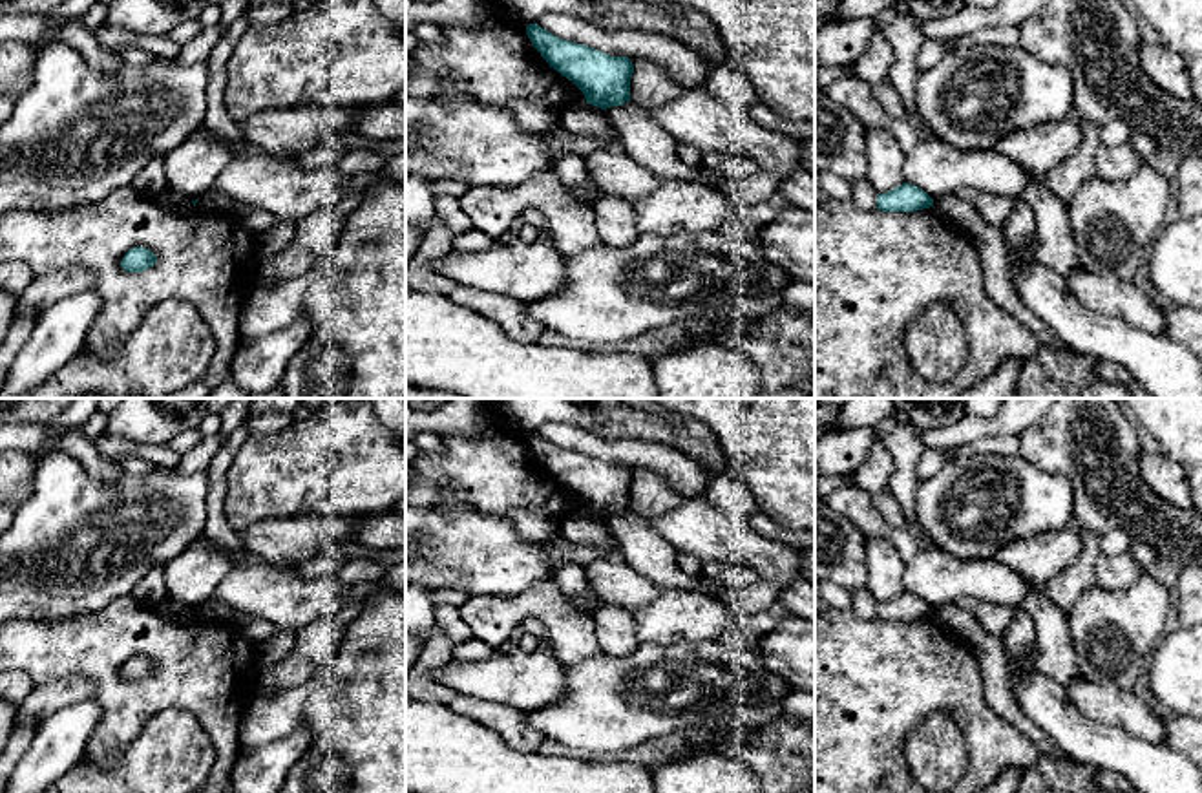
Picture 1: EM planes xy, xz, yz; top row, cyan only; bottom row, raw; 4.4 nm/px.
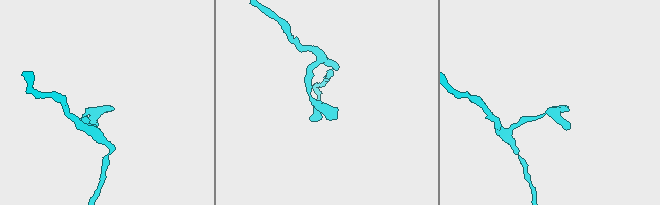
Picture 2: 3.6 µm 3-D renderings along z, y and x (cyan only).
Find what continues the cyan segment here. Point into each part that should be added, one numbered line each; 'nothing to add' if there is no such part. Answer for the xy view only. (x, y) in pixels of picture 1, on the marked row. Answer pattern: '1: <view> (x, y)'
nothing to add

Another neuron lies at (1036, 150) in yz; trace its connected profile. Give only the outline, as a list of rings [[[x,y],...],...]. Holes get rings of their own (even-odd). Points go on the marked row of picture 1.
[[[1080,117],[1034,124],[1007,133],[994,144],[994,152],[1008,157],[1027,175],[1043,179],[1065,161],[1081,143]]]

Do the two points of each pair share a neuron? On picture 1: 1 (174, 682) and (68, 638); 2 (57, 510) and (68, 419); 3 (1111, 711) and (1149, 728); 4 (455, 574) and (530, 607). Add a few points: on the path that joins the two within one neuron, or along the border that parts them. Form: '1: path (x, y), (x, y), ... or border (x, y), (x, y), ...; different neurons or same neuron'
1: path (158, 653), (147, 642), (97, 640); same neuron
2: border (59, 448), (46, 455); different neurons
3: path (1120, 711), (1128, 711), (1140, 720); same neuron
4: border (547, 580), (539, 580), (510, 596), (470, 596); different neurons

